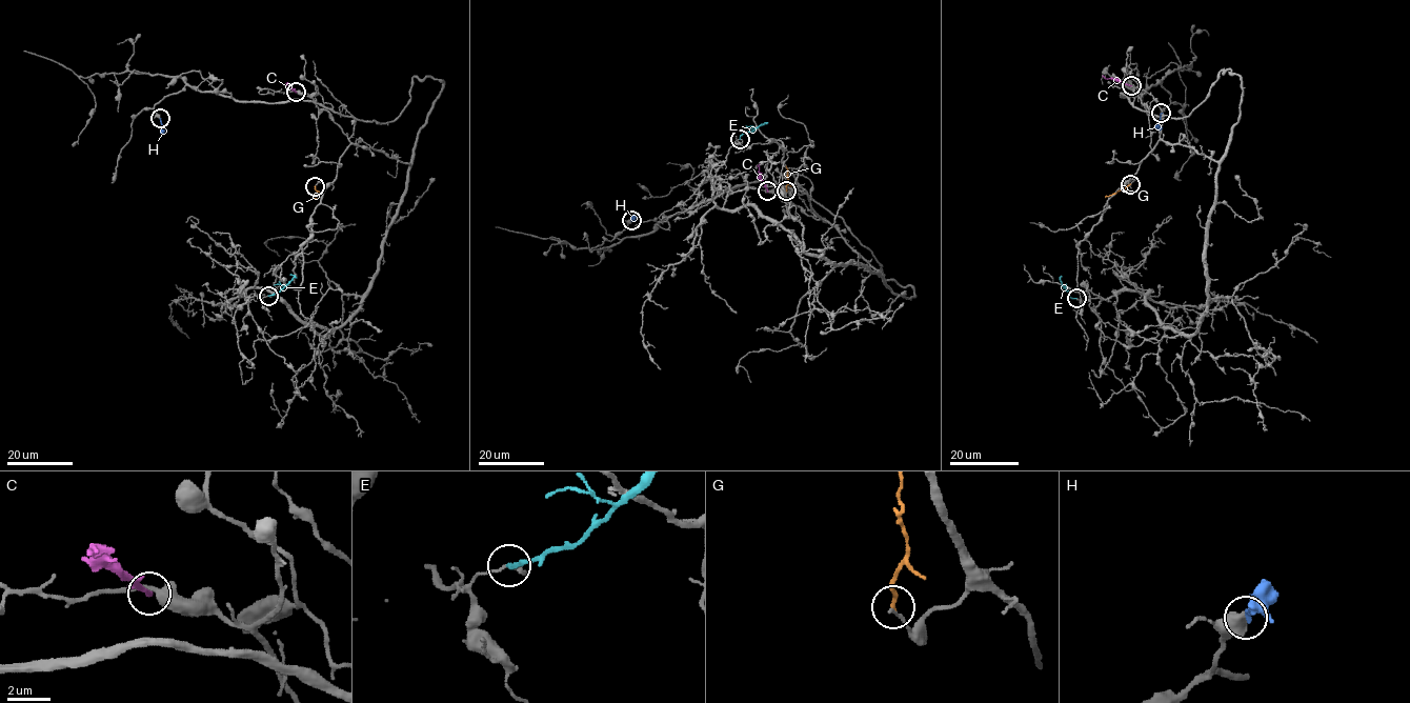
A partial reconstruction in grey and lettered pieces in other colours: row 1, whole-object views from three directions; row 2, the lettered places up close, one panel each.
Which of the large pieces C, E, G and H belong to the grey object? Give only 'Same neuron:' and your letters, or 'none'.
Same neuron: none

